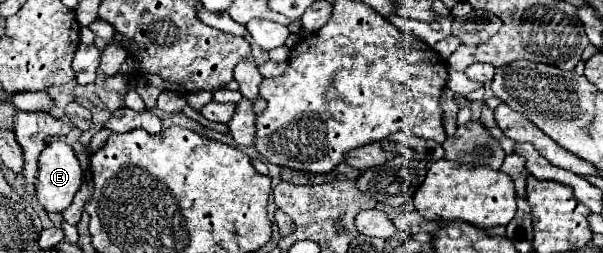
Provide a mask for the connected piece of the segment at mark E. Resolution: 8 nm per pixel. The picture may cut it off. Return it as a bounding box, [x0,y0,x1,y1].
[37,140,83,212]

